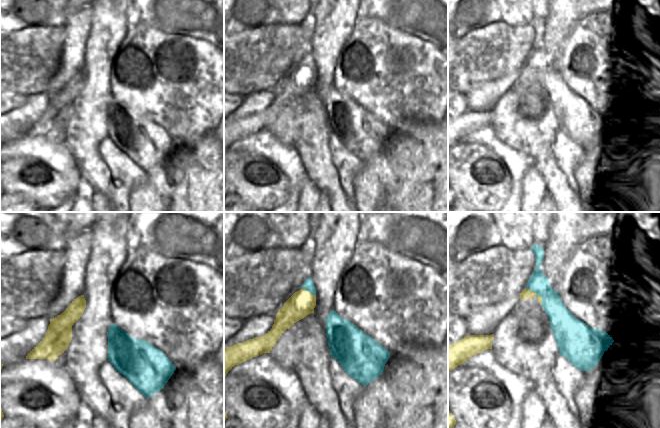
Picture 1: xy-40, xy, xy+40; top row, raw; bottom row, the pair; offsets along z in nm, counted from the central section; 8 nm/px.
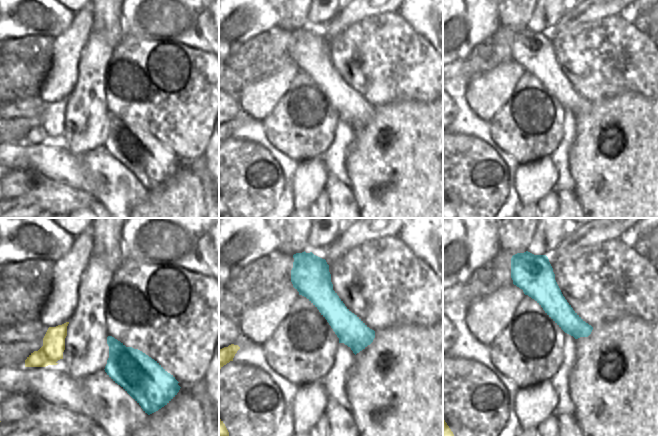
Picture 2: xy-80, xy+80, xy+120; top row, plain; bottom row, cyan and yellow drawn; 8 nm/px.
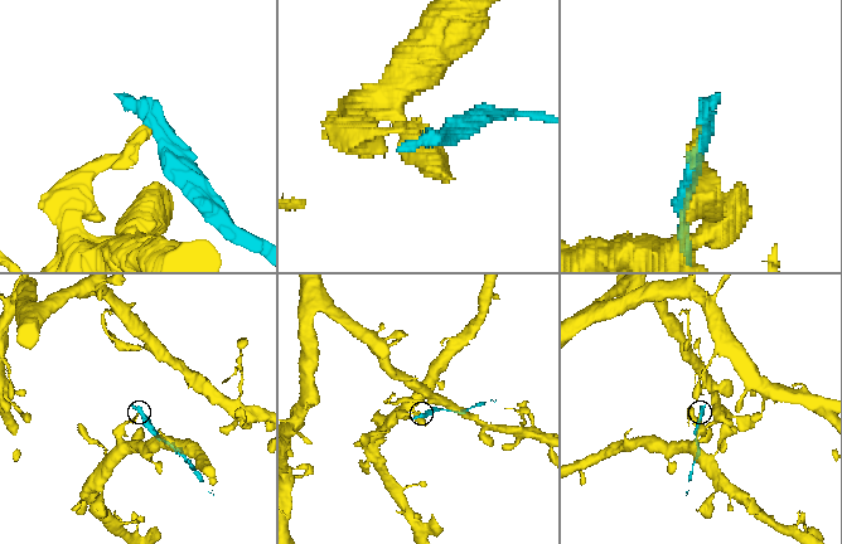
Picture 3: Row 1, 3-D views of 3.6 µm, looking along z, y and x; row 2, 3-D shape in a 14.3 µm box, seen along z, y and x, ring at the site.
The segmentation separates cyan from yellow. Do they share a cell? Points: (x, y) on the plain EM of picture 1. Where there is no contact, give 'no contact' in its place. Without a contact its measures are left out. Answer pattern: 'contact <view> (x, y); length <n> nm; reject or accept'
contact xy+40 (536, 69); length 190 nm; reject

